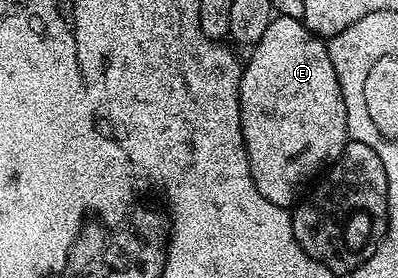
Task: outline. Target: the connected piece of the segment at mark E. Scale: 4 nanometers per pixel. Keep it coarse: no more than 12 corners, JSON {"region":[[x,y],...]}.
{"region":[[275,16],[238,102],[250,174],[290,207],[348,140],[327,42]]}

